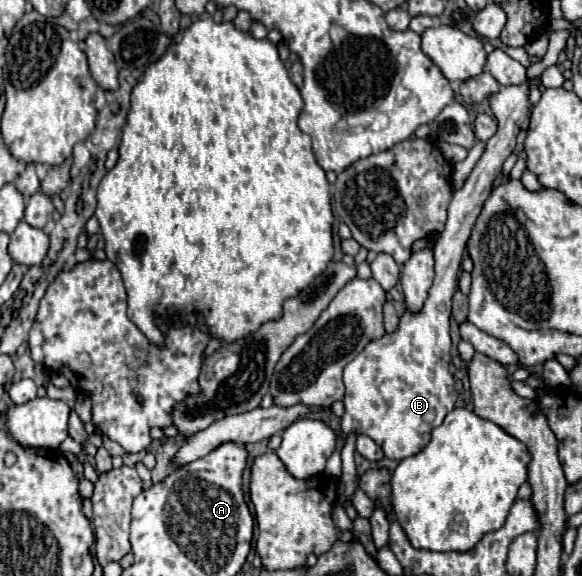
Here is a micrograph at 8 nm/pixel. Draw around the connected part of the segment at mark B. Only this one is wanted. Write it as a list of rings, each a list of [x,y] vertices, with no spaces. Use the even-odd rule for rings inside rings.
[[[526,78],[522,84],[500,86],[498,94],[490,94],[486,100],[498,120],[498,132],[484,146],[484,152],[474,166],[472,174],[464,182],[460,190],[454,192],[454,198],[448,206],[448,220],[440,238],[434,244],[436,258],[436,278],[432,288],[428,290],[428,298],[420,312],[404,310],[400,316],[400,326],[396,332],[384,334],[382,338],[370,342],[346,368],[344,368],[344,384],[346,396],[344,406],[346,412],[340,424],[341,434],[336,449],[328,458],[325,472],[336,478],[342,474],[340,451],[344,445],[346,434],[366,434],[384,450],[386,458],[402,460],[418,454],[428,442],[434,426],[442,424],[442,418],[454,408],[458,392],[454,390],[452,376],[452,356],[450,356],[450,304],[452,294],[458,284],[458,272],[462,254],[466,250],[466,240],[470,238],[470,230],[478,218],[478,210],[482,210],[482,202],[488,198],[492,190],[492,182],[496,174],[502,170],[504,160],[516,148],[516,136],[520,132],[522,122],[528,120],[530,114],[530,88],[538,86],[540,78]]]

